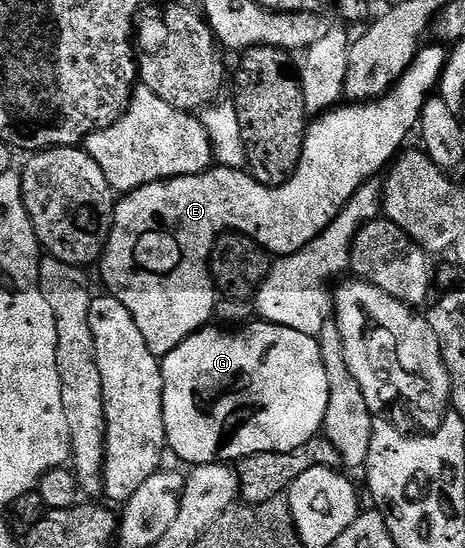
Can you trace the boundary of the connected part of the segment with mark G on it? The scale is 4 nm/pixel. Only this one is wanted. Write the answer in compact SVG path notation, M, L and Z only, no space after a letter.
M267 322L252 323L245 323L235 330L205 326L190 338L181 342L169 356L163 357L164 435L167 447L174 450L177 461L184 463L185 460L188 466L239 462L245 456L253 456L259 452L293 452L298 450L298 446L302 446L302 442L310 442L310 438L321 435L324 419L326 418L326 406L330 406L330 382L326 382L326 366L322 362L319 339L310 334L298 334L298 330L290 330L286 326L278 326Z

